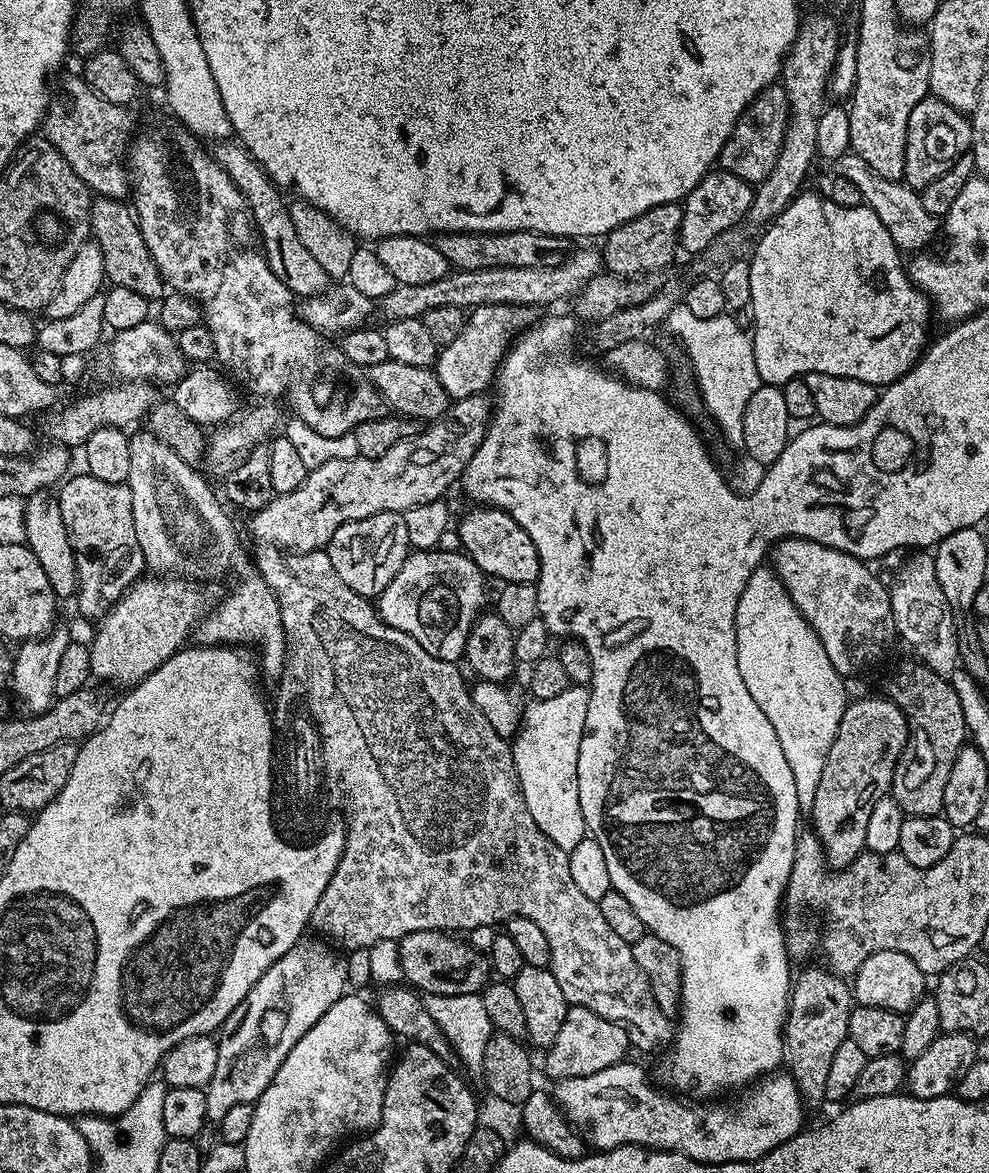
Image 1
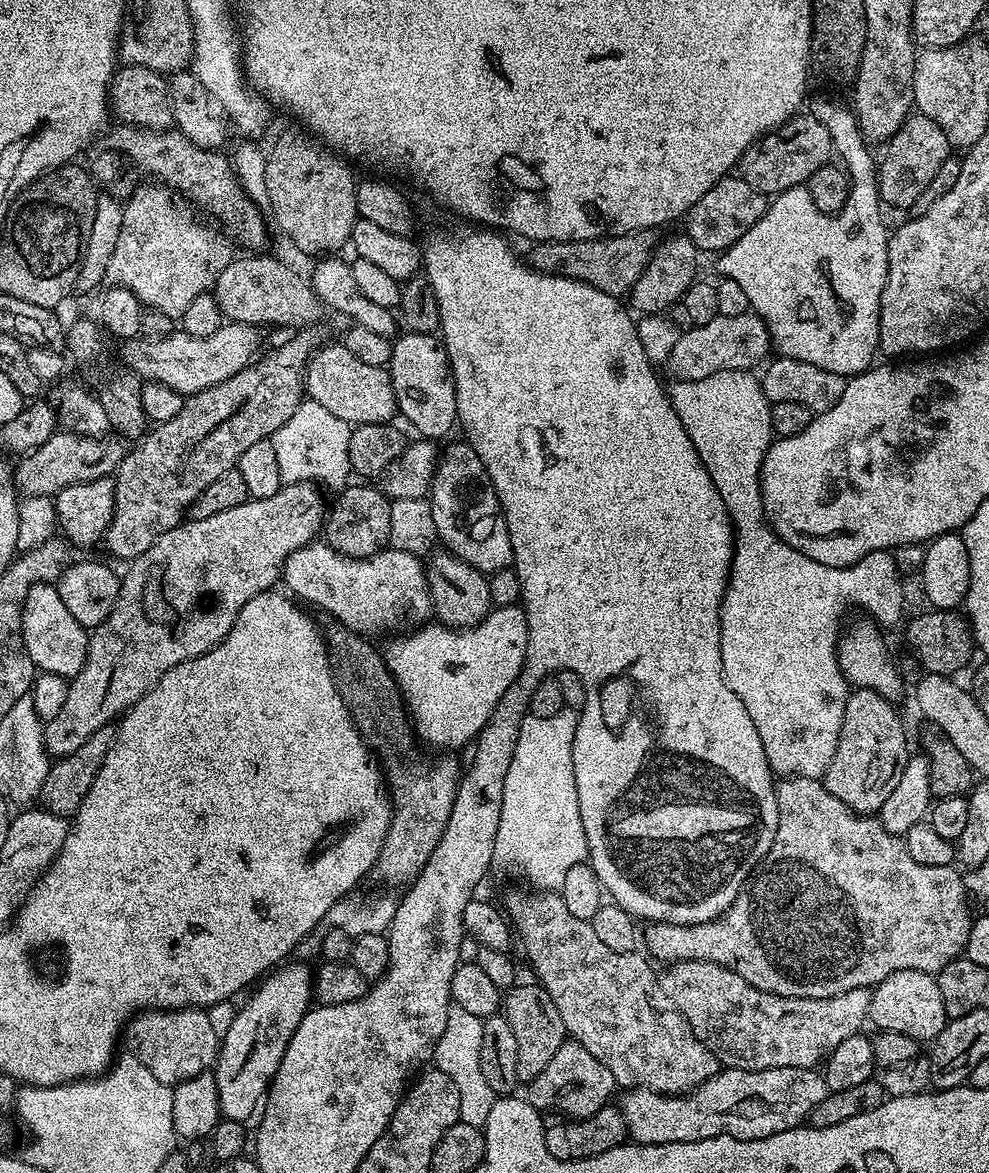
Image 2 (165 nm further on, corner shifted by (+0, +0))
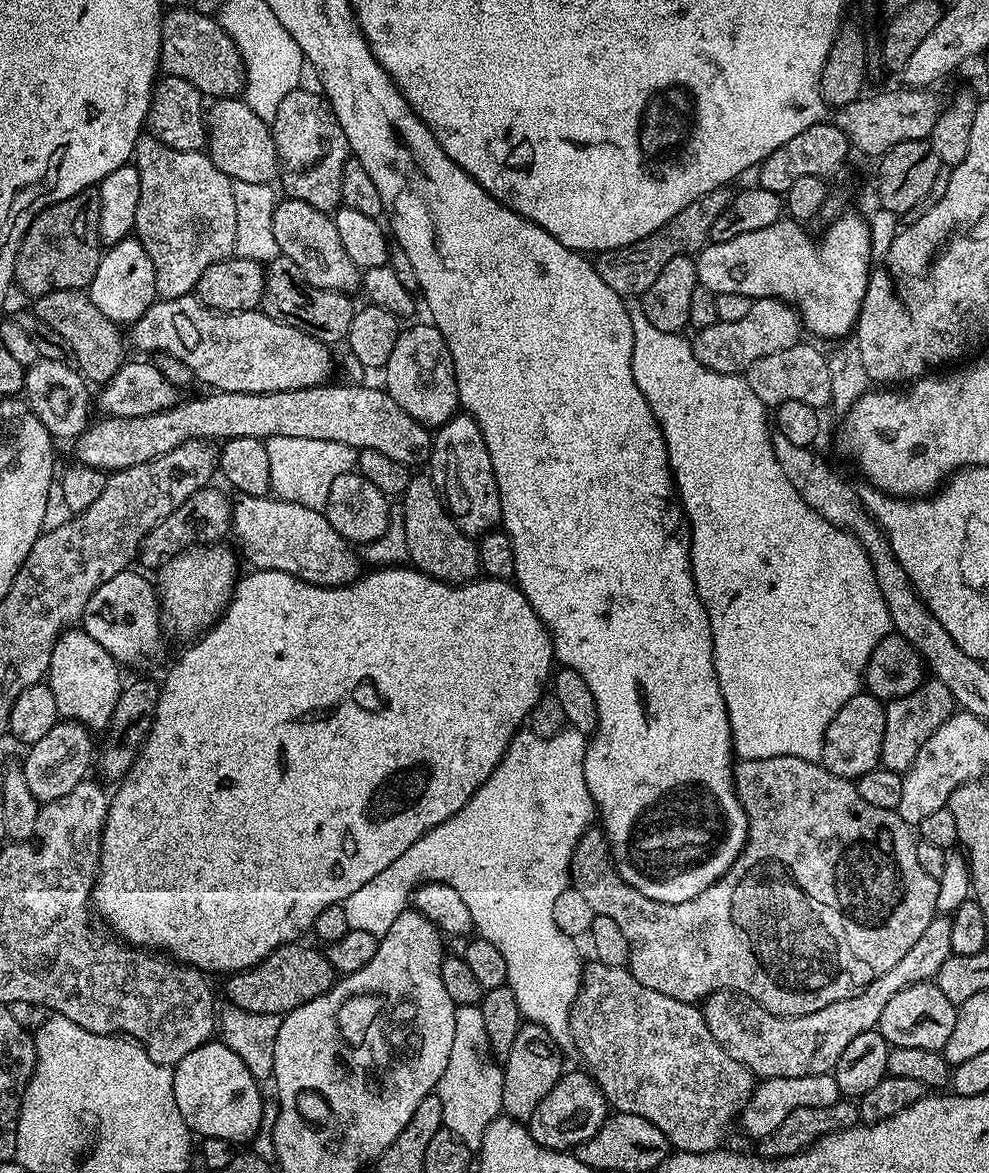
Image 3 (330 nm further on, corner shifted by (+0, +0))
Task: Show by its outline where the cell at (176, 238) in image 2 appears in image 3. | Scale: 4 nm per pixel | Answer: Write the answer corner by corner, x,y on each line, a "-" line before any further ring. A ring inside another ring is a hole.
151,134
141,135
136,144
134,163
142,182
134,236
146,250
146,254
150,254
150,262
154,262
156,295
165,300
189,295
195,289
198,278
202,278
209,266
214,266
214,262
222,262
235,253
238,221
232,193
233,180
203,151
174,150
160,143
160,139

